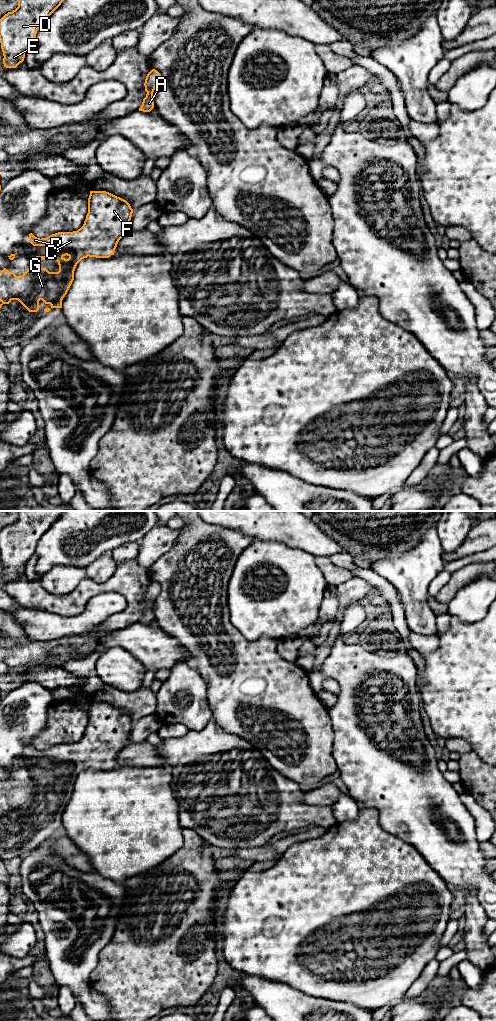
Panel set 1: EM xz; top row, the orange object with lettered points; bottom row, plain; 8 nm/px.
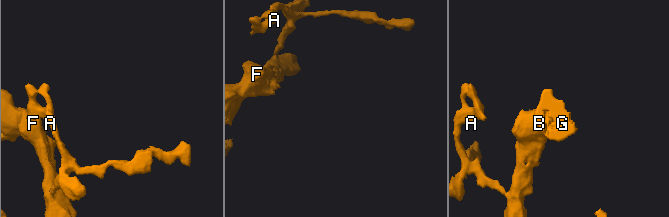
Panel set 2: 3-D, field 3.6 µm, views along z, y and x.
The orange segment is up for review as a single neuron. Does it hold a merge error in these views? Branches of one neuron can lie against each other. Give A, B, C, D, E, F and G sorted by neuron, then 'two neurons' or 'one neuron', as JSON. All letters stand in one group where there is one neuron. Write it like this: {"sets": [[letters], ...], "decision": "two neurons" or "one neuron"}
{"sets": [["A", "B", "C", "D", "E", "F", "G"]], "decision": "one neuron"}

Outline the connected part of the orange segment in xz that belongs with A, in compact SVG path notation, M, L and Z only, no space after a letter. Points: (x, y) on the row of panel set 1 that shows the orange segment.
M152 69L147 74L144 83L145 91L147 92L147 94L146 97L143 99L139 111L150 112L154 108L153 92L160 80L161 80L161 74L155 69Z

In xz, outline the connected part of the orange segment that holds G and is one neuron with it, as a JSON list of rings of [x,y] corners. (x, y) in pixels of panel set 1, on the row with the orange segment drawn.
[[[90,191],[88,198],[88,213],[83,226],[73,232],[58,232],[46,238],[37,238],[29,234],[29,242],[33,246],[47,246],[55,250],[52,256],[36,256],[38,260],[56,260],[58,272],[49,272],[46,268],[28,268],[22,276],[16,276],[4,268],[0,272],[0,308],[12,300],[18,300],[29,312],[39,310],[39,301],[50,304],[45,308],[49,312],[52,308],[62,308],[62,300],[67,294],[73,280],[77,264],[84,258],[109,258],[114,255],[119,240],[130,231],[129,223],[133,209],[130,204],[106,191]]]

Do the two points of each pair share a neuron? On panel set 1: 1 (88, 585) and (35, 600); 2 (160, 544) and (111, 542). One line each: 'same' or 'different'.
1: same
2: different

